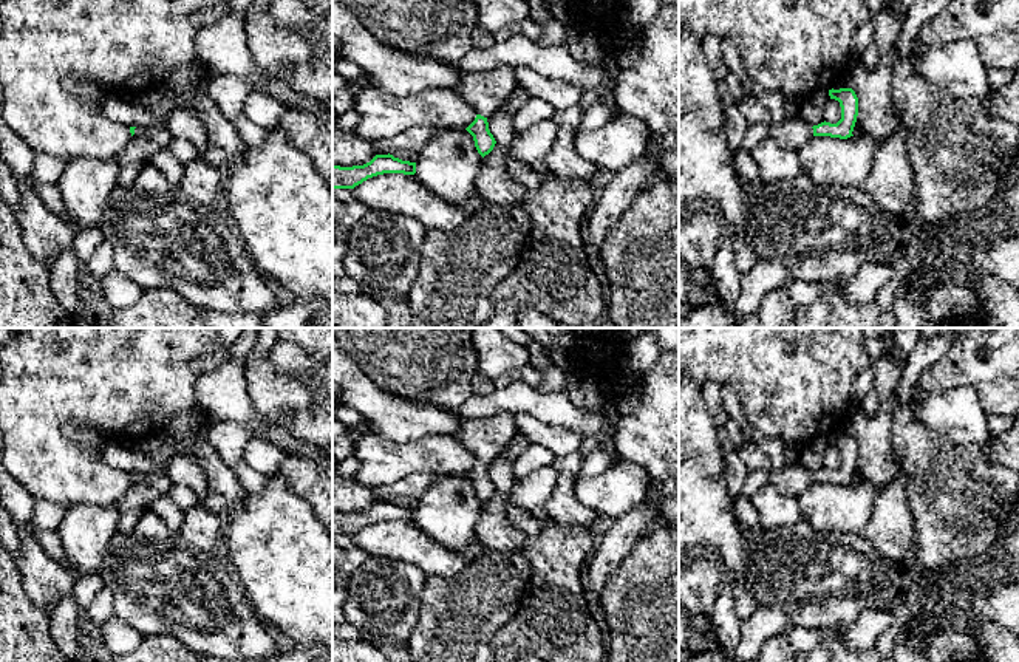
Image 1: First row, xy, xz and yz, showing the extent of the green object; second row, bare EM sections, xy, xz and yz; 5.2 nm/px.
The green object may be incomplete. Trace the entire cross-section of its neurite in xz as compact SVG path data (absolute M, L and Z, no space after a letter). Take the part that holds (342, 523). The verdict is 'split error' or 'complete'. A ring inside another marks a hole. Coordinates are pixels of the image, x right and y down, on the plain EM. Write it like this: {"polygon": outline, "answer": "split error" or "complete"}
{"polygon": "M388 500L376 501L370 509L363 512L332 512L332 535L354 535L368 524L383 520L414 521L416 509L402 507Z", "answer": "complete"}

